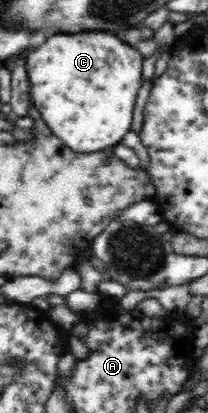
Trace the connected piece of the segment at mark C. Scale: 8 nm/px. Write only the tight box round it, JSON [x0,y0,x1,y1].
[28,33,143,153]

